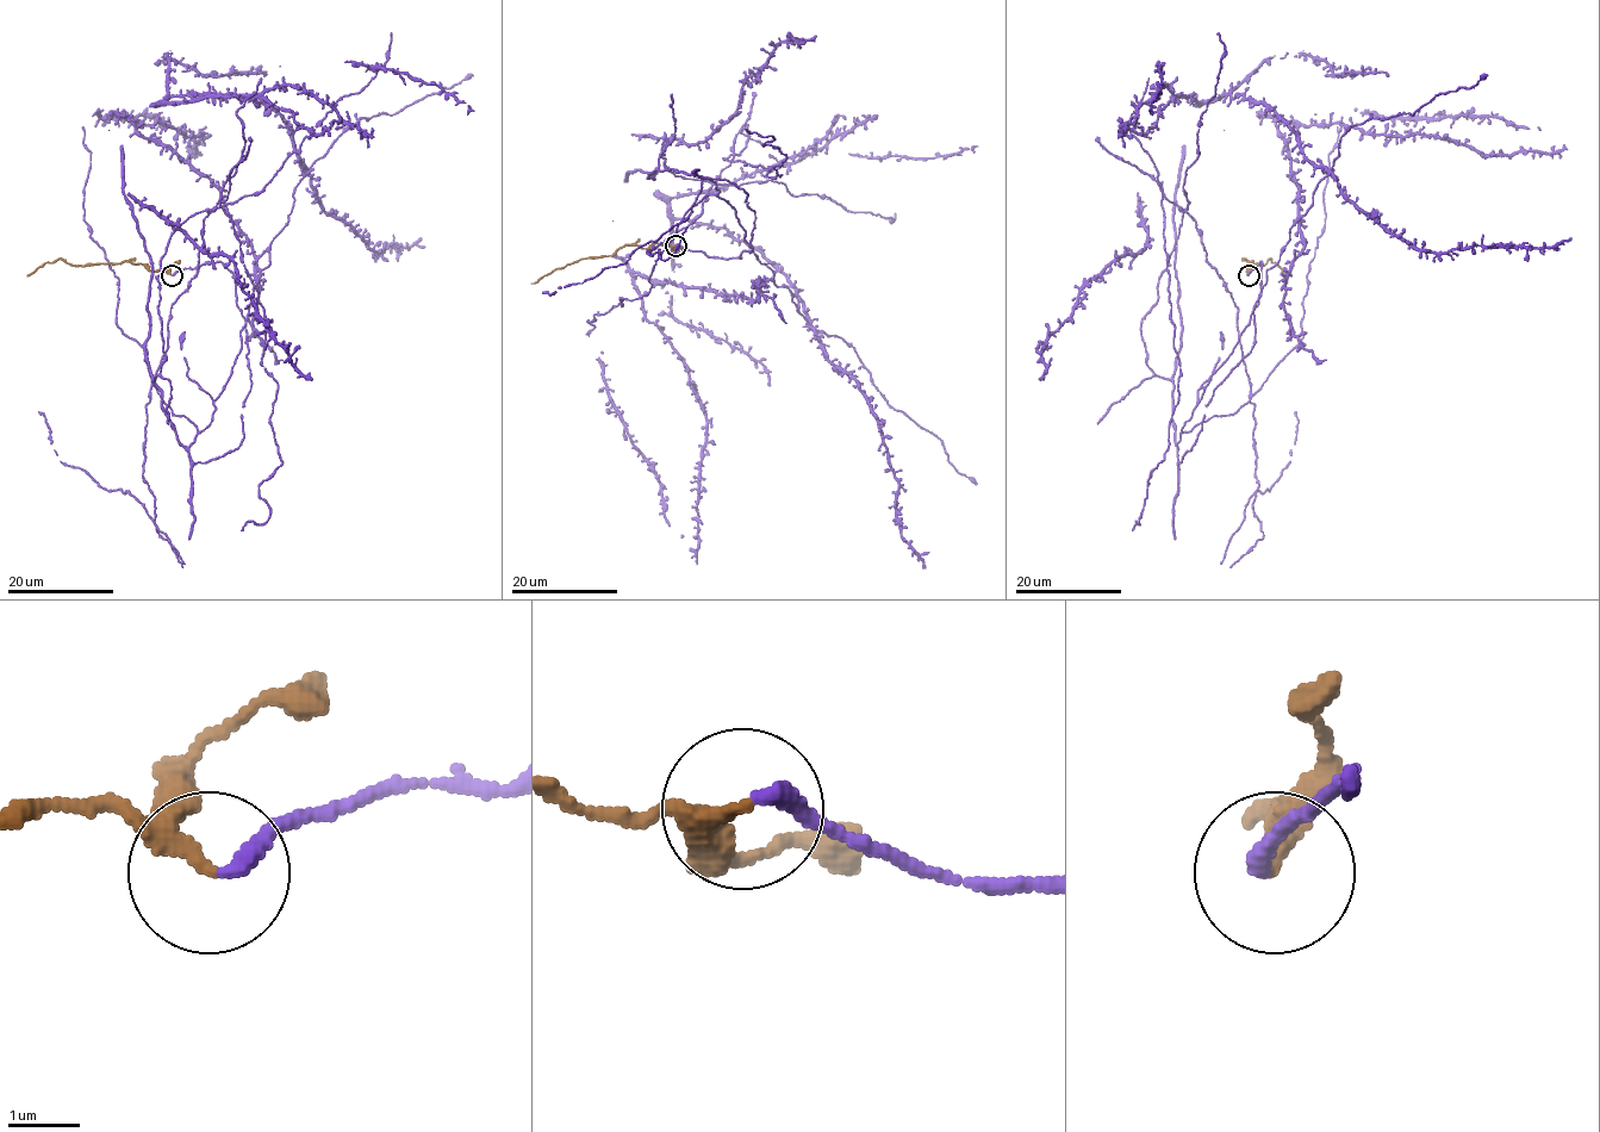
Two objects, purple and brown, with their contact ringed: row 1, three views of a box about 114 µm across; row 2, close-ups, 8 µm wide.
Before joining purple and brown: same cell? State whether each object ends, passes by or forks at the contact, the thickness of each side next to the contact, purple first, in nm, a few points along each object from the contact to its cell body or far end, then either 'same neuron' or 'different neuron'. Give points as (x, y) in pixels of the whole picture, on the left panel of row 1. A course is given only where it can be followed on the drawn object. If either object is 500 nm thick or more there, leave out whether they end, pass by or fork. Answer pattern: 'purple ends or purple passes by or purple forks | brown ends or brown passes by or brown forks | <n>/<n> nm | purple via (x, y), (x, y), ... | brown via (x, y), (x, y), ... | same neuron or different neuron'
purple ends | brown passes by | 240/200 nm | purple via (172, 274), (219, 261), (246, 319), (184, 446), (154, 383), (188, 217), (142, 477), (182, 567), (38, 411) | brown via (172, 274), (149, 271), (142, 263), (120, 261), (73, 265), (60, 259), (26, 275) | same neuron

